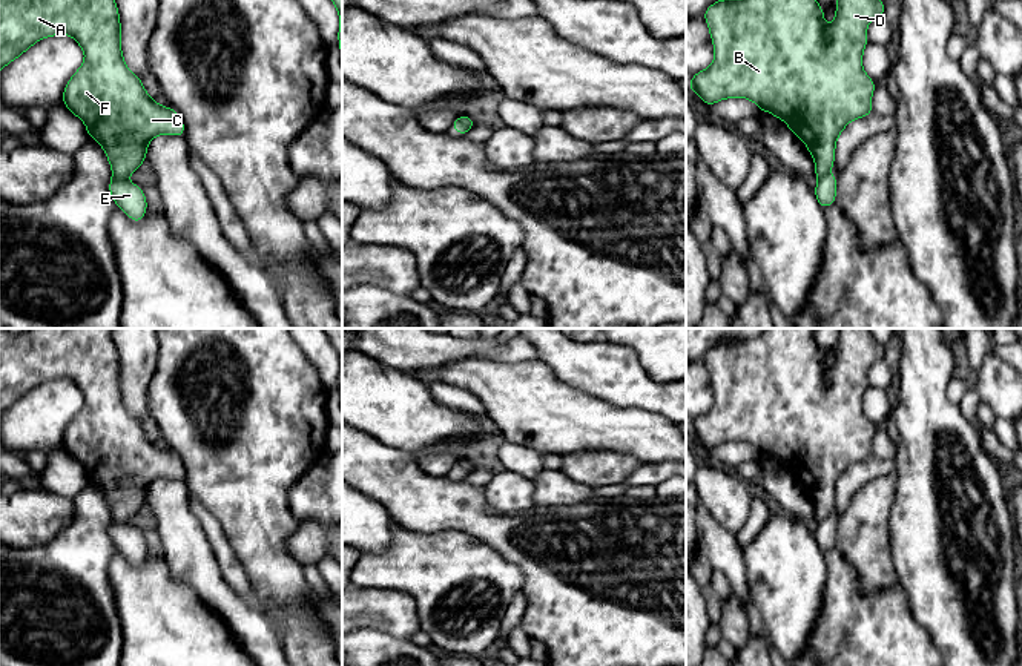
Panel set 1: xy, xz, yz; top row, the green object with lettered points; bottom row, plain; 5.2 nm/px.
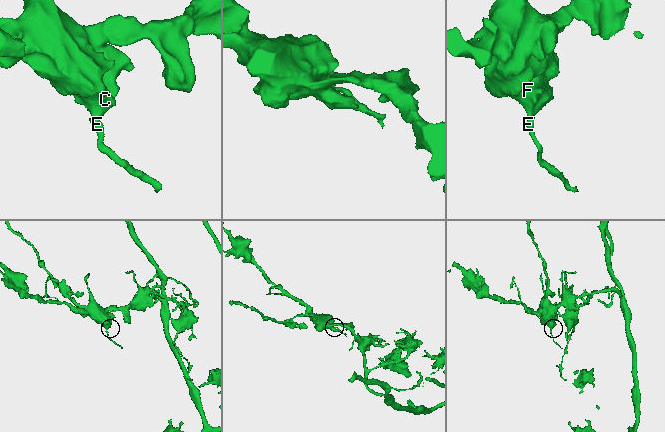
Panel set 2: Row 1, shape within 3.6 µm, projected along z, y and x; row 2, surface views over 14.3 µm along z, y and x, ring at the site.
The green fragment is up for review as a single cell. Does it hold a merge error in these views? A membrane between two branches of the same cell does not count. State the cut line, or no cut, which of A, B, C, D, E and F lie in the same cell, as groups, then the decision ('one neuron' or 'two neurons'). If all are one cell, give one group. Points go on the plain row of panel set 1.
cut xy (114, 517), (125, 522); groups A B C D F / E; two neurons

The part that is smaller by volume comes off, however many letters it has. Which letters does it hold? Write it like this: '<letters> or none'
E

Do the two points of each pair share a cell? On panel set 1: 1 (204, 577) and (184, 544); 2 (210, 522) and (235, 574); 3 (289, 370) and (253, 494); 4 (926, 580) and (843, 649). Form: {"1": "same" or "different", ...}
{"1": "same", "2": "same", "3": "same", "4": "different"}

